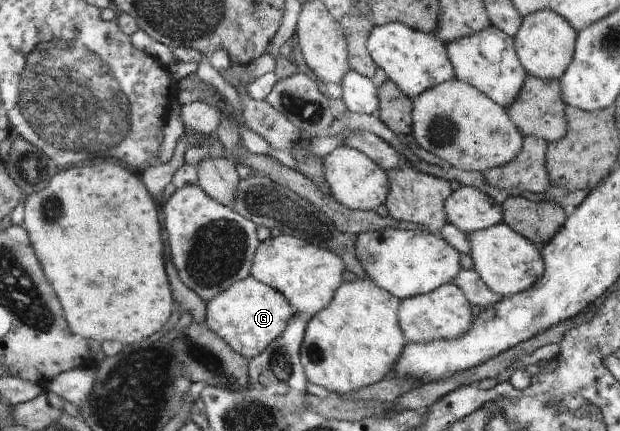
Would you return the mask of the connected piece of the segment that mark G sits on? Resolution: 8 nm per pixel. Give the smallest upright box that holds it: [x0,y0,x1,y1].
[204,274,295,361]

